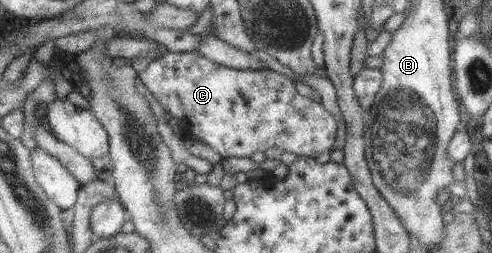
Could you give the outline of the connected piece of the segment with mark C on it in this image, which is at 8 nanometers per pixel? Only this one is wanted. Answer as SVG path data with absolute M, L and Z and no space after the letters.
M166 51L162 56L151 59L151 62L148 63L147 68L139 73L139 78L143 84L148 88L152 93L152 96L162 105L164 108L168 108L168 111L174 118L178 121L178 126L183 132L184 138L198 139L206 142L206 144L212 146L216 149L223 157L238 156L238 157L251 157L254 152L266 152L268 148L282 148L286 152L293 152L294 154L305 157L305 156L320 156L324 152L329 152L334 149L334 142L336 142L336 136L338 136L338 120L336 116L333 116L322 106L321 102L316 102L312 98L306 98L302 96L296 86L294 85L295 81L290 80L288 76L280 74L271 69L246 69L238 70L237 68L230 68L229 66L224 66L206 58L194 52L171 52Z

